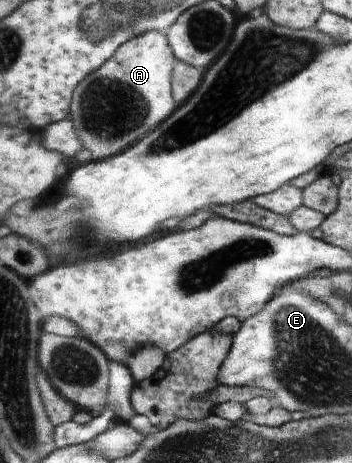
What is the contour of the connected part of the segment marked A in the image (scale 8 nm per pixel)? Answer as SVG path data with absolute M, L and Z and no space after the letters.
M151 31L123 45L121 53L117 53L109 65L103 65L103 69L77 87L69 119L75 123L83 147L87 147L97 161L123 153L177 111L179 103L173 89L176 61L168 33Z

